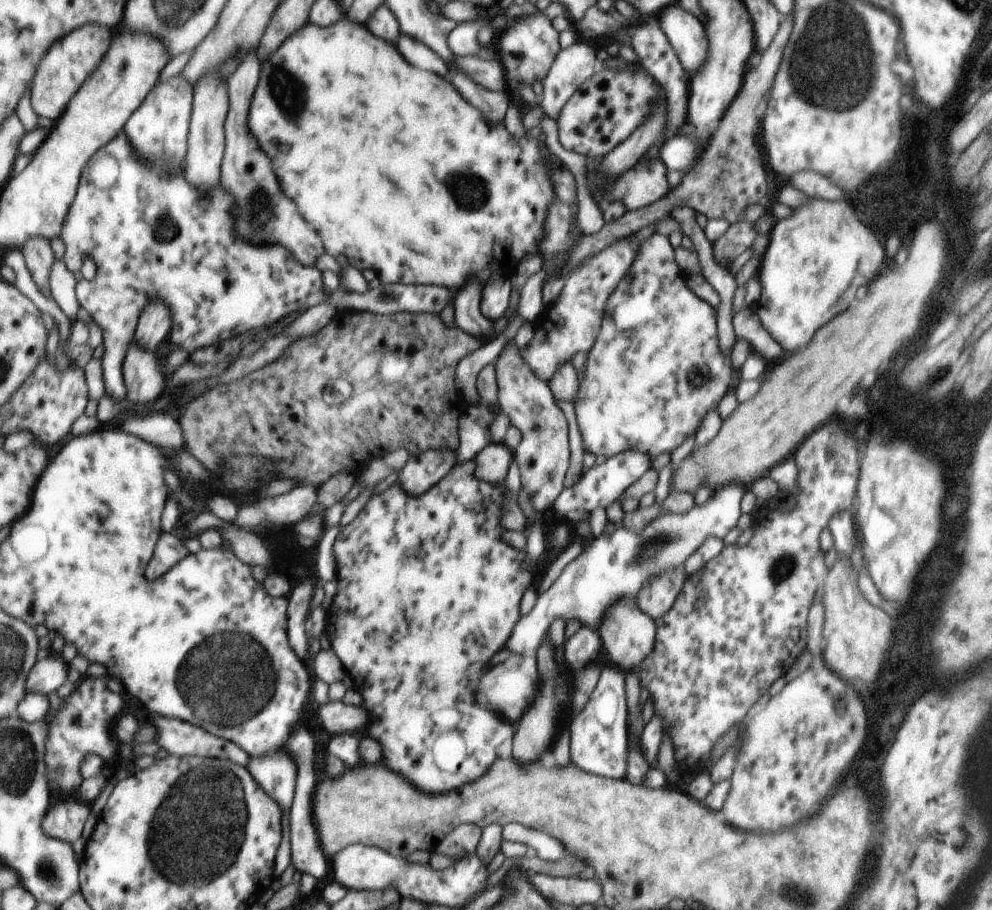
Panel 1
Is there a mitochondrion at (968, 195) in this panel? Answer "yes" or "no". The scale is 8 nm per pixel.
no

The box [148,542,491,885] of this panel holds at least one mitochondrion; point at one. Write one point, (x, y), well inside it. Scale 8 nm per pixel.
(224, 680)

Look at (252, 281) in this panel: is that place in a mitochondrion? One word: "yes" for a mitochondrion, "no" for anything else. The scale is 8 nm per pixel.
no

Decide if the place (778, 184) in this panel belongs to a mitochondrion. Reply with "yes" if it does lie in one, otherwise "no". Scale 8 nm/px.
no

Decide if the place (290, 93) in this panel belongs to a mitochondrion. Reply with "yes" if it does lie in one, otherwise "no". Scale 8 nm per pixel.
yes

